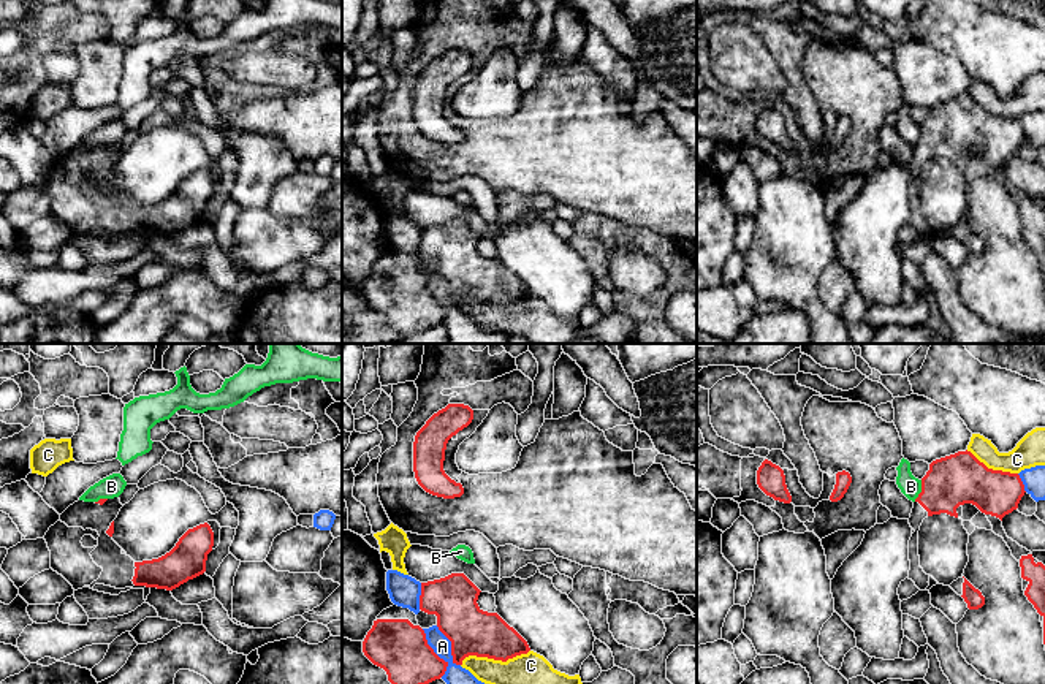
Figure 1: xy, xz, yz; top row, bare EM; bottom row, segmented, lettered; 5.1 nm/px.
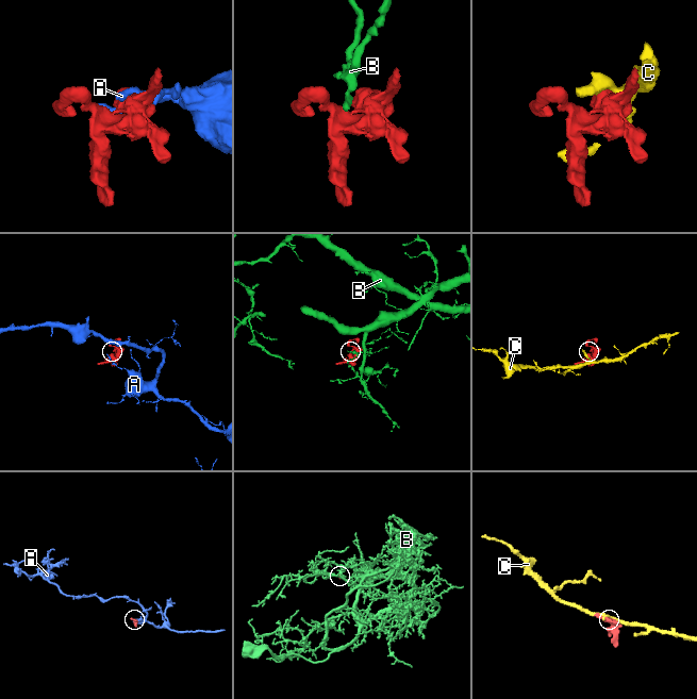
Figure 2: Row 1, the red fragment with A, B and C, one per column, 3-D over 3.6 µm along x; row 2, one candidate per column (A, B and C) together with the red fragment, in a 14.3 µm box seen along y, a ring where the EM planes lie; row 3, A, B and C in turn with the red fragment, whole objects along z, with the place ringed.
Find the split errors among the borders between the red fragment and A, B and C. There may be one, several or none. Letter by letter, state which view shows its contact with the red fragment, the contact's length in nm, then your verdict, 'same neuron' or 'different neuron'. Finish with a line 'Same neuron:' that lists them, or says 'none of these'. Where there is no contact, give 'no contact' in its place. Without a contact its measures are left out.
A: contact in xz; length 260 nm; different neuron
B: contact in yz; length 120 nm; different neuron
C: contact in xz; length 360 nm; different neuron
Same neuron: none of these

